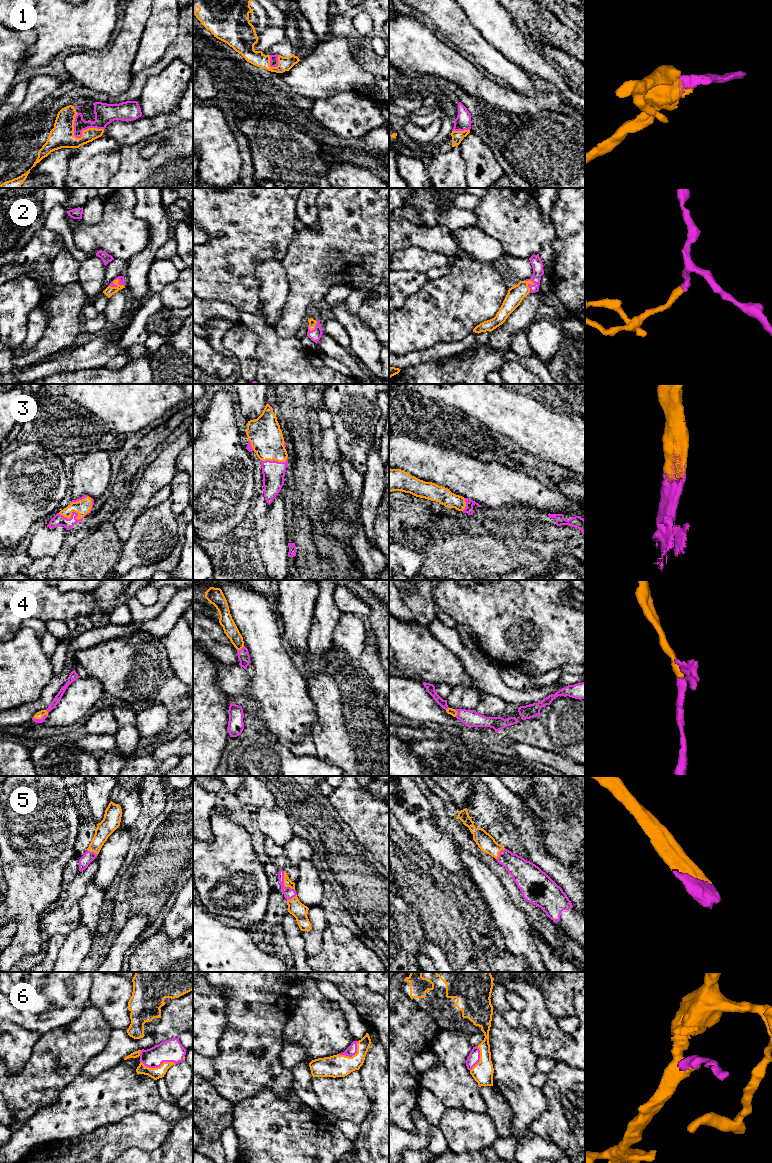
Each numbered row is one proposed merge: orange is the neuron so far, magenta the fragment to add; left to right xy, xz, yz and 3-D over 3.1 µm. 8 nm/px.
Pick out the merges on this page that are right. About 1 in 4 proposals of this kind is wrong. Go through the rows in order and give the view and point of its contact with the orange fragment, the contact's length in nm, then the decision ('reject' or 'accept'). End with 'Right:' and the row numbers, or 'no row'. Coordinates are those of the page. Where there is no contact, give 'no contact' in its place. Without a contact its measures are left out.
1: contact xy (79, 138); length 260 nm; accept
2: contact xy (117, 285); length 130 nm; accept
3: contact xy (76, 517); length 300 nm; accept
4: contact xy (40, 718); length 120 nm; accept
5: contact xz (284, 883); length 180 nm; accept
6: contact xy (158, 1067); length 280 nm; accept
Right: 1, 2, 3, 4, 5, 6

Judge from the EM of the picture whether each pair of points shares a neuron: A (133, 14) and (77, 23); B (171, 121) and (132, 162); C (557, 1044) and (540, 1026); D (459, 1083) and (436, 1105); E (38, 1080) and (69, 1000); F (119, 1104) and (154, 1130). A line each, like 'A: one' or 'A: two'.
A: two
B: two
C: one
D: two
E: two
F: two

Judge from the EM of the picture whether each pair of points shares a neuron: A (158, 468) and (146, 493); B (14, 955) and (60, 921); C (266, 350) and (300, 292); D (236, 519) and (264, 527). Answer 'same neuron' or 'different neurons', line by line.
A: same neuron
B: different neurons
C: different neurons
D: different neurons

